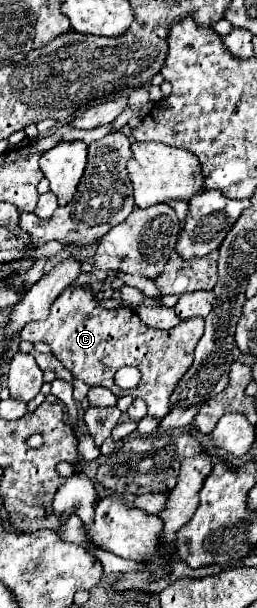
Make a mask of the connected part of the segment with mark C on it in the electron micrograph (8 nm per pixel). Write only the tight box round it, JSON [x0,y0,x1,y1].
[21,287,204,417]

